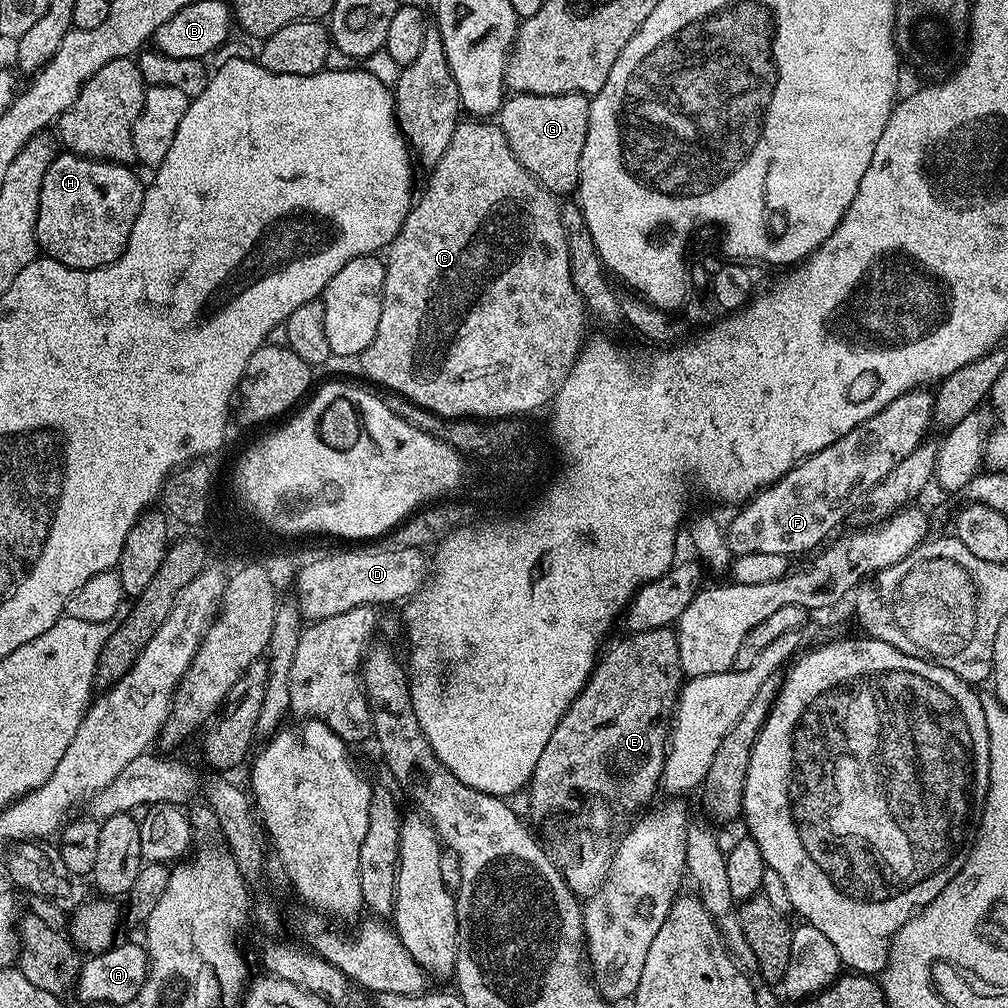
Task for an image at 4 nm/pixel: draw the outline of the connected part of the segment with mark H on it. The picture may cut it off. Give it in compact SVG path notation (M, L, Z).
M61 151L50 162L46 178L42 178L42 194L38 202L36 242L47 259L57 260L71 268L104 268L114 264L126 250L134 222L144 205L145 185L140 184L133 169L127 164L110 164L102 160L89 160L74 152Z

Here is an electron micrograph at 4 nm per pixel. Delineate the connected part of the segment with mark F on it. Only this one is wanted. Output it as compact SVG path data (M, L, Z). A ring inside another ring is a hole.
M917 390L894 398L890 406L866 418L866 422L850 430L850 434L838 437L813 456L804 457L781 480L761 488L741 507L744 509L729 524L727 522L729 550L736 556L757 552L784 554L791 558L798 558L803 552L815 553L829 539L827 536L840 520L836 507L859 484L865 490L880 482L898 462L921 447L920 439L932 424L934 403L933 397L926 393Z

